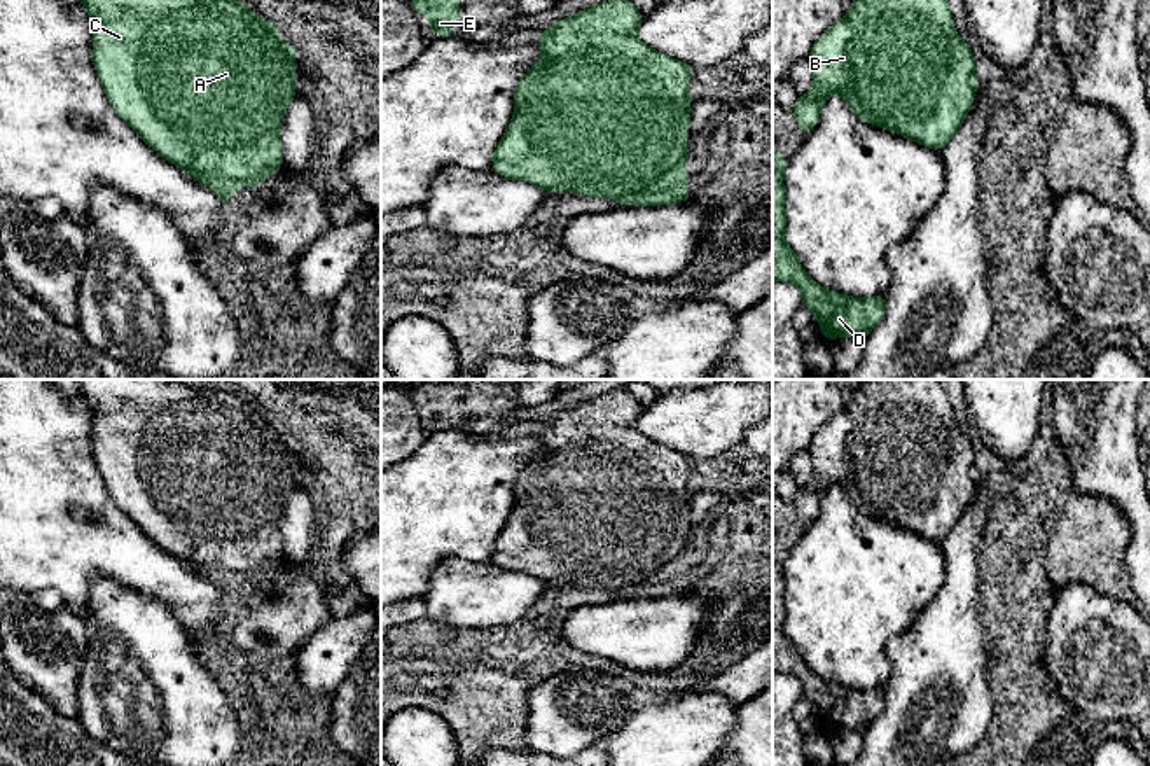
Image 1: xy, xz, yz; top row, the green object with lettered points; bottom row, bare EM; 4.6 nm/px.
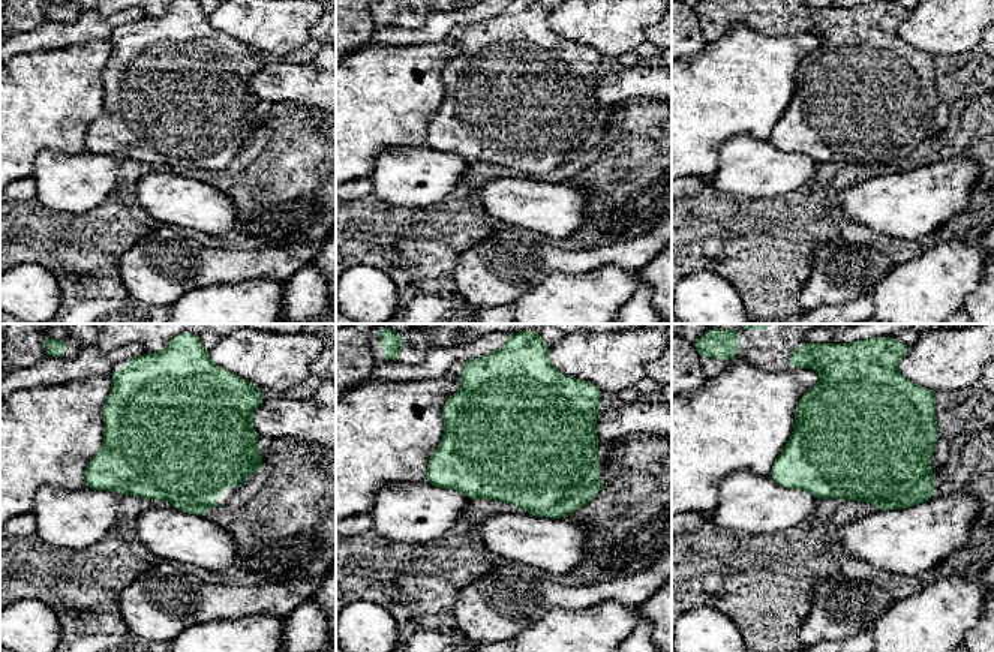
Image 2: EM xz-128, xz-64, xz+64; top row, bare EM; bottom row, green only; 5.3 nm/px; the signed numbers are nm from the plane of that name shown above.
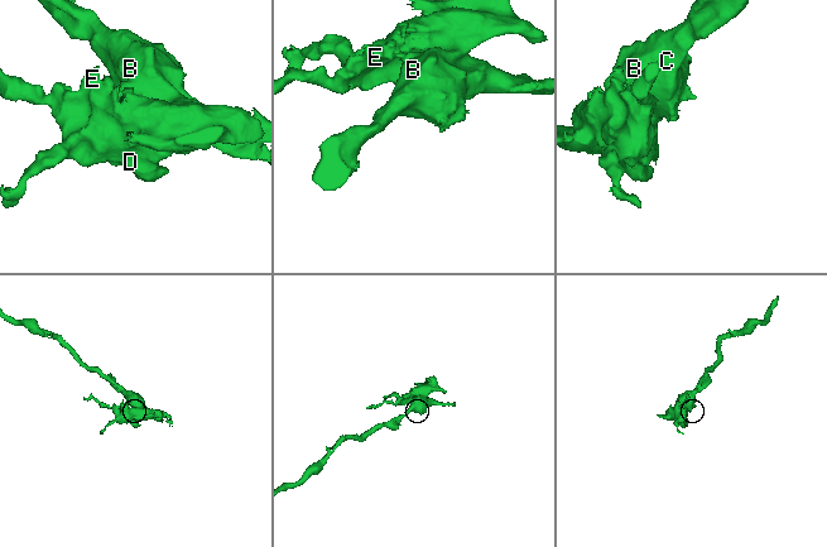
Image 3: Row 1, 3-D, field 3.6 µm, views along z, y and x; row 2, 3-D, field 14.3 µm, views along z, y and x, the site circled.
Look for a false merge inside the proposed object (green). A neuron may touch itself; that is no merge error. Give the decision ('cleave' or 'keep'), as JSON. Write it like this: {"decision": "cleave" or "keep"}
{"decision": "keep"}

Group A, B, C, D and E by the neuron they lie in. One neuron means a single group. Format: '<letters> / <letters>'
A B C D E

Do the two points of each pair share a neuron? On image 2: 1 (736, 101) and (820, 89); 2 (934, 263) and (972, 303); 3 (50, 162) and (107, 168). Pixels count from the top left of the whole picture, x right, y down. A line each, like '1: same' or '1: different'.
1: different
2: different
3: same

